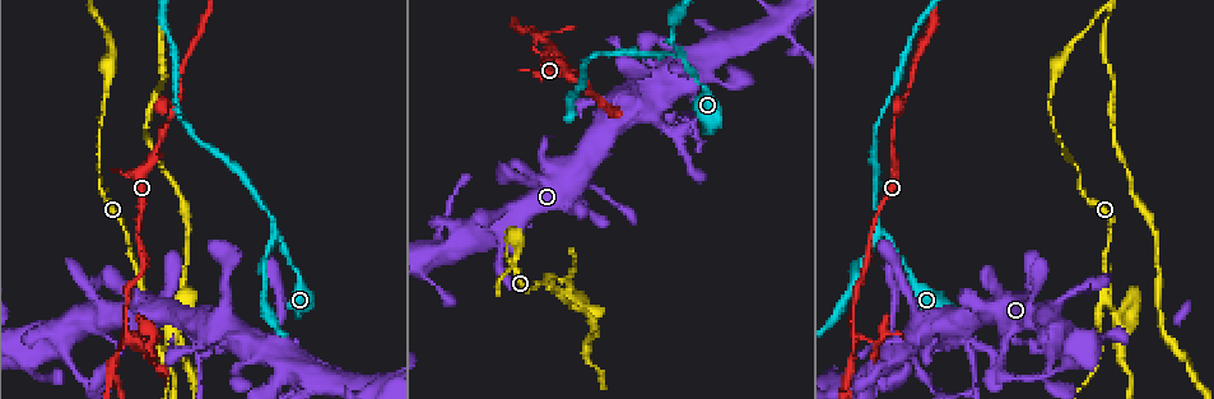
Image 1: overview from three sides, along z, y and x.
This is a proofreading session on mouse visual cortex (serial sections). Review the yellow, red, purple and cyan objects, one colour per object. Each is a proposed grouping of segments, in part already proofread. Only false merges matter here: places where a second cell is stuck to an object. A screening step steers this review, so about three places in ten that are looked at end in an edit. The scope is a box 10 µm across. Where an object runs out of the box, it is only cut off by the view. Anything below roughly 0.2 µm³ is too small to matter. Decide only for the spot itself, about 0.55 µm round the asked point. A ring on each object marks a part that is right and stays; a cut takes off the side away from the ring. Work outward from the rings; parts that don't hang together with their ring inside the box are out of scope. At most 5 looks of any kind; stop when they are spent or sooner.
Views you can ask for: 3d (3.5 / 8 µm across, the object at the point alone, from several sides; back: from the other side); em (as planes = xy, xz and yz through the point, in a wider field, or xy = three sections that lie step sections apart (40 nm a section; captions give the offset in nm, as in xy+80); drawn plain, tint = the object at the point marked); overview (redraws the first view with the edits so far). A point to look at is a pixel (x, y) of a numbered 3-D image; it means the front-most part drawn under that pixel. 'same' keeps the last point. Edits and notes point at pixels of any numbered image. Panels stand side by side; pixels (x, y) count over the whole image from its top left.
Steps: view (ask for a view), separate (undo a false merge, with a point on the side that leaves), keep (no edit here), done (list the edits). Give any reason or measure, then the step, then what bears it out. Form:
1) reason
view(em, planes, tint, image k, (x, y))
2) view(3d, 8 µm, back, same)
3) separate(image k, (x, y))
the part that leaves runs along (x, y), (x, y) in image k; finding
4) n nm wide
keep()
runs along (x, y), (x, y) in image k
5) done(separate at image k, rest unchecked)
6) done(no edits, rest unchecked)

abrupt turn
view(3d, 8 µm, image 1, (878, 235))

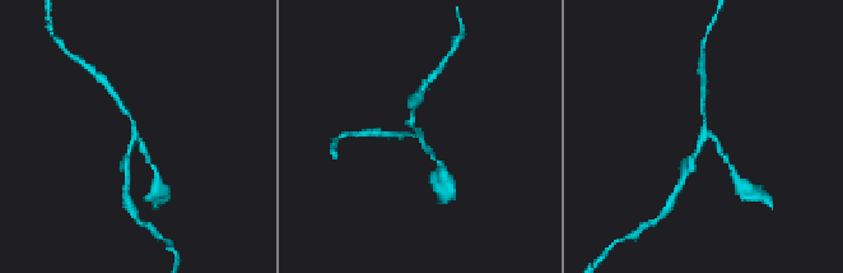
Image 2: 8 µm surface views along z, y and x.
view(3d, 3.5 µm, same)

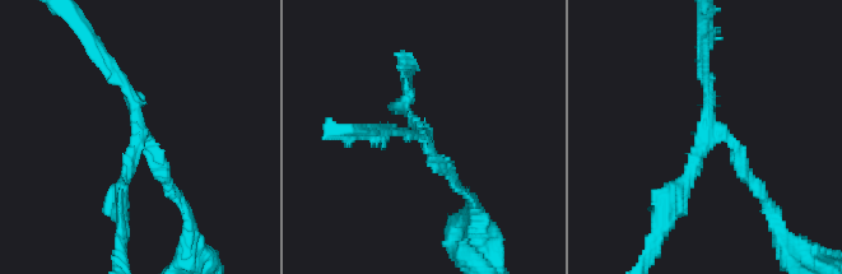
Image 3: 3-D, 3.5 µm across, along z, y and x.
3 arms; arms of 150, 150, 150 nm
view(em, xy, step 1, tint, image 3, (143, 134))

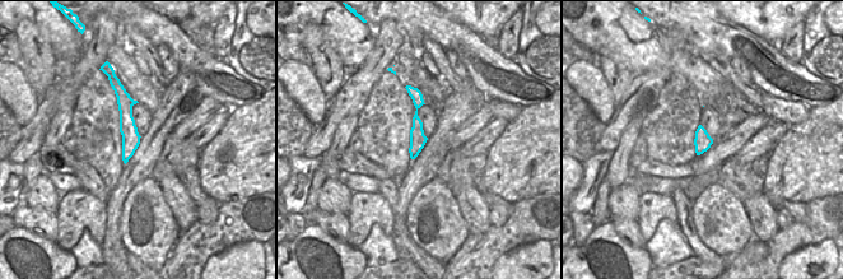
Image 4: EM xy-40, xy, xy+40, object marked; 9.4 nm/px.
keep()
all the same cell

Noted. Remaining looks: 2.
abrupt turn
view(3d, 8 µm, image 1, (125, 337))

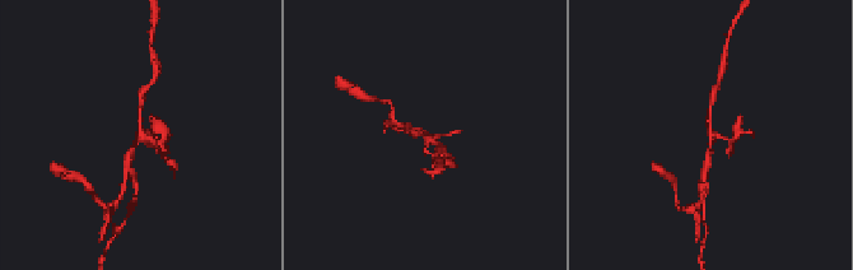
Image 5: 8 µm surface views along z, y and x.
view(em, xy, step 2, tint, same)

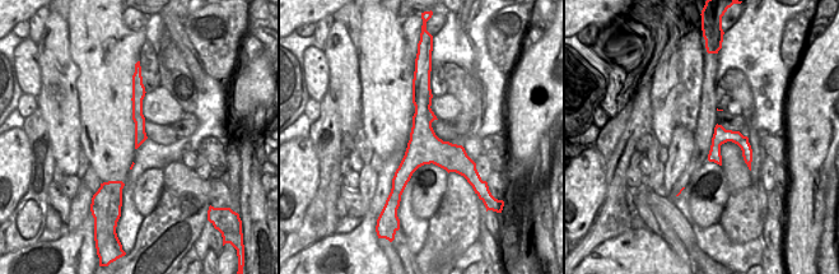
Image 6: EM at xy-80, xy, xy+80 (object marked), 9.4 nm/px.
separate(image 5, (154, 126))
the part that leaves runs along (713, 138), (732, 140), (740, 116) in image 5; two cells meet here

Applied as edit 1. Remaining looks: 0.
done(separate at image 5, rest unchecked)

